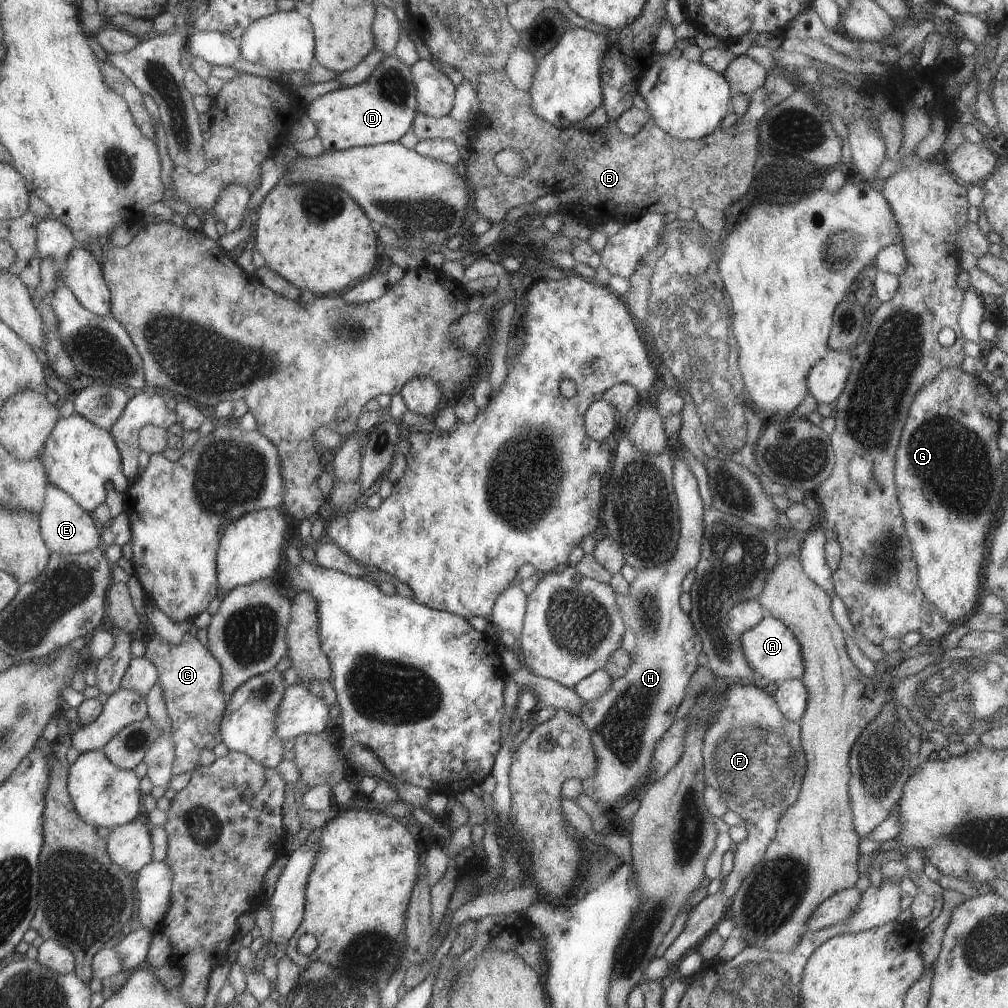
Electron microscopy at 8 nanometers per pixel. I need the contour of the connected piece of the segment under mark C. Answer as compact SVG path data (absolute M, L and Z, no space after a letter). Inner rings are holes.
M154 634L143 656L149 658L157 670L157 684L161 686L170 719L174 754L172 775L193 771L200 765L199 752L202 749L211 751L221 742L220 722L229 700L221 694L221 664L191 634L185 634L184 640L177 645L168 644Z

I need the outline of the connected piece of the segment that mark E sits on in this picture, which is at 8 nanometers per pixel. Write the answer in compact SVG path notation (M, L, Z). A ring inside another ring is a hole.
M45 480L45 496L43 496L43 507L39 516L39 533L43 538L43 544L53 552L59 554L75 555L95 548L101 547L100 534L93 524L89 512L85 512L67 492L63 492L61 488L49 484L49 480Z

